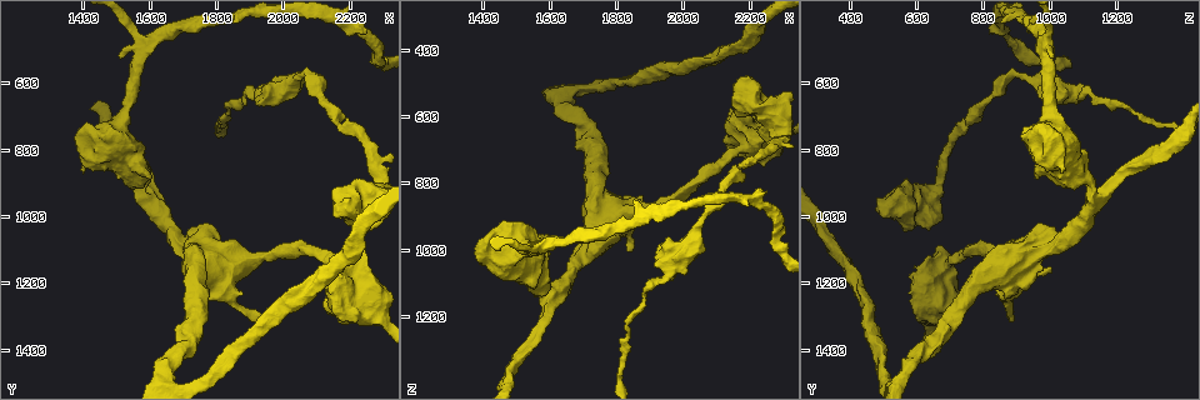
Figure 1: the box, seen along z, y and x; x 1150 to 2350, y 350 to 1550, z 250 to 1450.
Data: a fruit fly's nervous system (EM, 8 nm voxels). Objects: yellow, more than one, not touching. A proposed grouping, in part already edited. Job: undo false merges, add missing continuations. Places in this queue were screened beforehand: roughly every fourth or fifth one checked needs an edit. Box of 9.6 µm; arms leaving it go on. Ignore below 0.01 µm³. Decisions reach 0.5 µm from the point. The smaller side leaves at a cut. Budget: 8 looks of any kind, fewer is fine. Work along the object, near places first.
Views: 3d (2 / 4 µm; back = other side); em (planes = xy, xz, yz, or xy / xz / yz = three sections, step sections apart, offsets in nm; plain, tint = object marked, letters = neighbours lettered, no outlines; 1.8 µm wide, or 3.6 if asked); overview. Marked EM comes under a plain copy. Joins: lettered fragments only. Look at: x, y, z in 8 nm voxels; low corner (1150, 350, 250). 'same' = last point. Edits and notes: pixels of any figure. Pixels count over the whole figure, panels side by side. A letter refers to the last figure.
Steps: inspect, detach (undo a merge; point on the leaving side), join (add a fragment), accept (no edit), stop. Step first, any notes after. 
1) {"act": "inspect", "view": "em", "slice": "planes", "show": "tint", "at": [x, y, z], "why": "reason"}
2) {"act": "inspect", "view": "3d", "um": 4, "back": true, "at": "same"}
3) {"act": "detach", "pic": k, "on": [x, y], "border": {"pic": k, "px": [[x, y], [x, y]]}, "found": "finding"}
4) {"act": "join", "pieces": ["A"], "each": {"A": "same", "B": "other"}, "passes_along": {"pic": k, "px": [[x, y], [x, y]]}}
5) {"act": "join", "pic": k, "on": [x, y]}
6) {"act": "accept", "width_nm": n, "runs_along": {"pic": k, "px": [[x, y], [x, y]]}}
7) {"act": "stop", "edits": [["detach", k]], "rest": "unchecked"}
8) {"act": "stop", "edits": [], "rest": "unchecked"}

{"act": "inspect", "view": "3d", "um": 4, "at": [1730, 1090, 980], "why": "thick turns thin"}

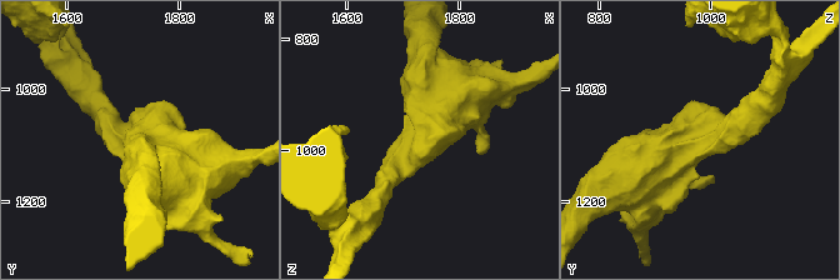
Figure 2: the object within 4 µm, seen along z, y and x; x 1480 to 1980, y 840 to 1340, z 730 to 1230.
{"act": "inspect", "view": "em", "um": 3.6, "slice": "xy", "step": 16, "show": "letters", "at": [1725, 1095, 990], "arm_widths_nm": [300, 800]}

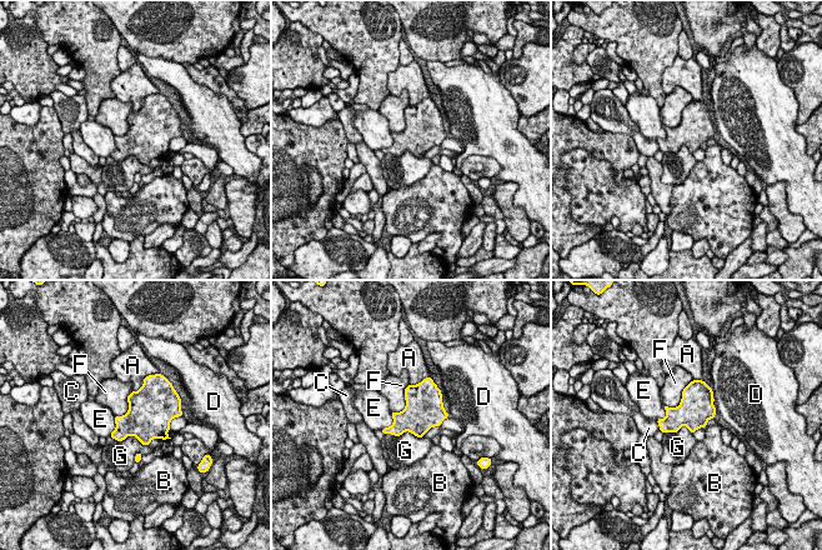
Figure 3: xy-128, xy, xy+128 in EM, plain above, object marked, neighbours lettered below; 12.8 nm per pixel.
{"act": "accept", "each": {"A": "other", "B": "other", "C": "other", "D": "other", "E": "other", "F": "other", "G": "other"}, "border": {"pic": 3, "px": [[110, 435], [163, 440]]}, "found": "one neuron here"}

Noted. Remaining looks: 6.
{"act": "inspect", "view": "3d", "um": 2, "at": [1580, 490, 990], "why": "branch point"}

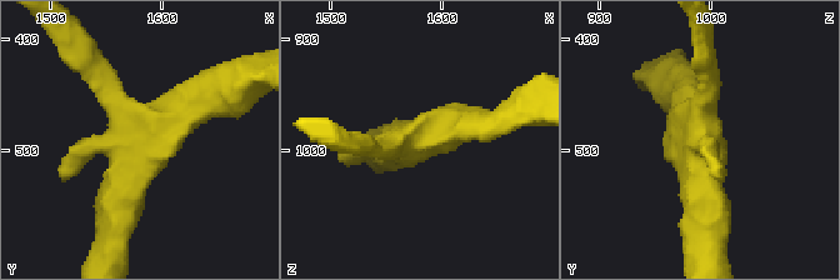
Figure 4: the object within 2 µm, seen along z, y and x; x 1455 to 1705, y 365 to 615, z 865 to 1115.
{"act": "inspect", "view": "em", "um": 3.6, "slice": "xy", "step": 16, "show": "tint", "at": [1578, 486, 992]}

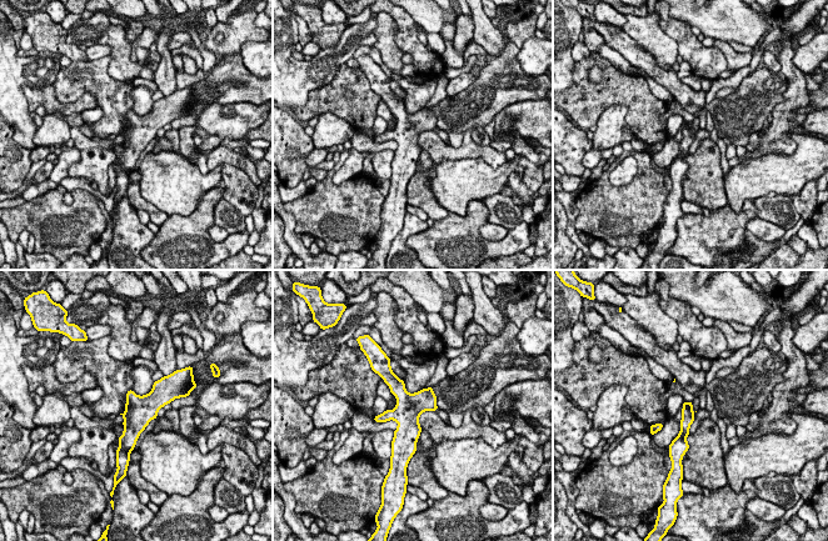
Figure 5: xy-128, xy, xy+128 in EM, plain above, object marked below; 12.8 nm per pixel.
{"act": "inspect", "view": "em", "um": 3.6, "slice": "planes", "show": "letters", "at": "same", "why": "cut it another way"}

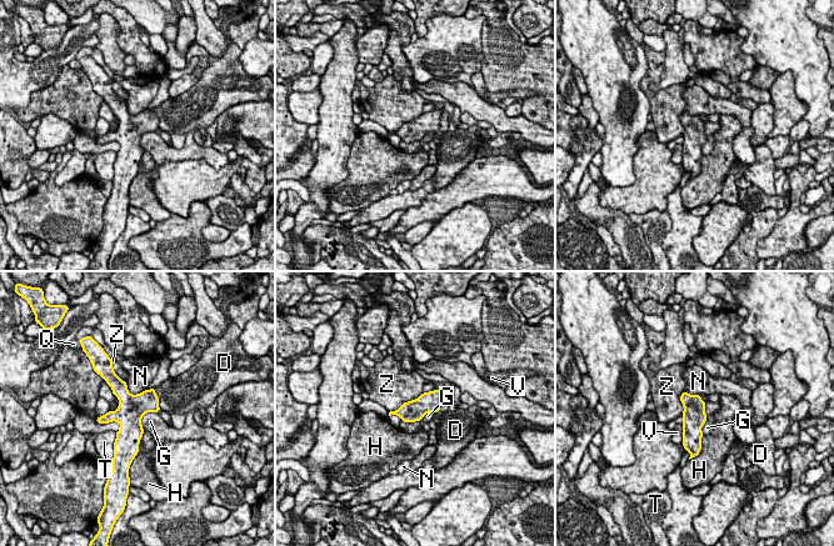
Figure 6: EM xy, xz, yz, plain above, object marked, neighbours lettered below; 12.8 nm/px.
{"act": "accept", "longest_contact_nm": ["Z", 500], "each": {"D": "other", "G": "other", "H": "other", "N": "other", "Q": "other", "T": "other", "V": "other", "Z": "other"}, "border": {"pic": 6, "px": [[158, 411], [143, 415], [143, 430]]}, "found": "all the same neuron"}

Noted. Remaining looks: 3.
{"act": "inspect", "view": "em", "um": 3.6, "slice": "xz", "step": 16, "show": "tint", "at": [1650, 1480, 560], "why": "sharp bend"}

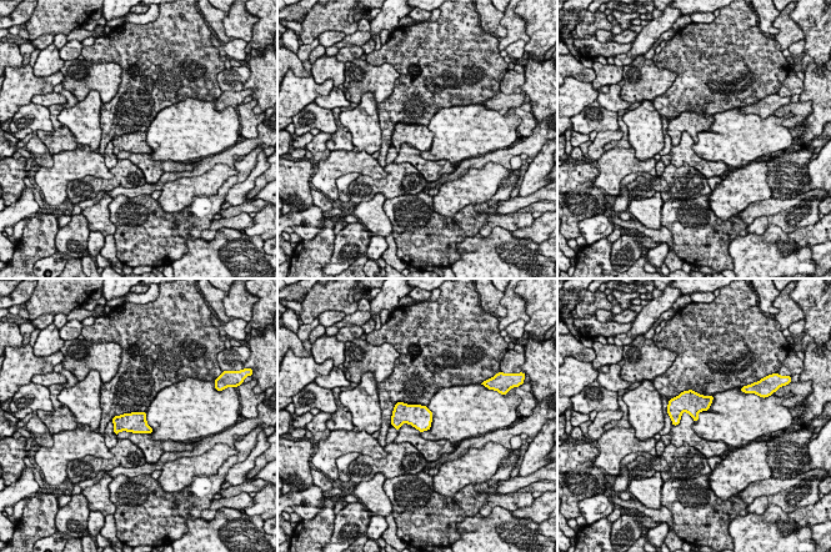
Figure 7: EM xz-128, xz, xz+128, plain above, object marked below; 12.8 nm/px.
{"act": "inspect", "view": "em", "um": 3.6, "slice": "xy", "step": 4, "show": "letters", "at": "same", "why": "cut it another way"}

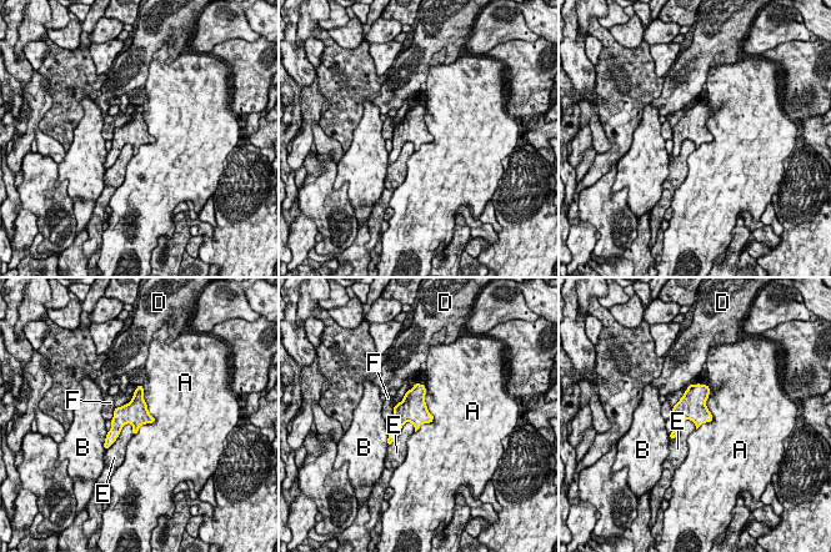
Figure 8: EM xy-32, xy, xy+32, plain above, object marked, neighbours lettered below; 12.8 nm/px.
{"act": "accept", "width_nm": 320, "longest_contact_nm": ["A", 650], "each": {"A": "other", "B": "other", "D": "other", "E": "other", "F": "other"}, "found": "continuous, no second neuron"}

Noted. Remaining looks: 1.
{"act": "stop", "edits": [], "rest": "unchecked"}

